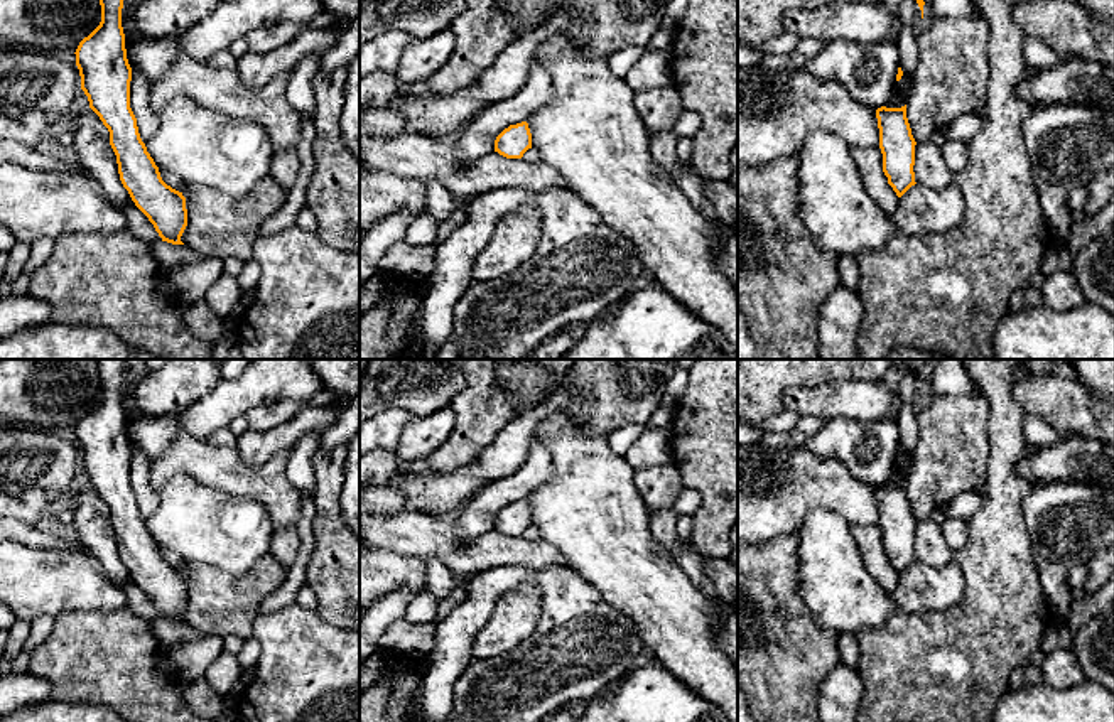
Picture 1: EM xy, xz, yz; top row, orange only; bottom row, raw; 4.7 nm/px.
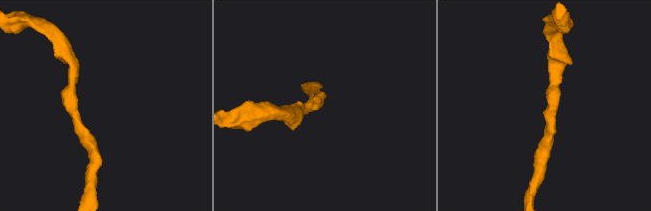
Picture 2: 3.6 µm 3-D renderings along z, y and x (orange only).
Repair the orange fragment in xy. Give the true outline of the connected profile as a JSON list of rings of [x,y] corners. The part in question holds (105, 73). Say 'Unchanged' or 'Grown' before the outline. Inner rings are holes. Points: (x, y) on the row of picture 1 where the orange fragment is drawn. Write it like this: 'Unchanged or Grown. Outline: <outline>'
Unchanged. Outline: [[[100,0],[101,22],[76,49],[81,89],[89,108],[110,132],[118,174],[135,206],[149,218],[162,241],[184,245],[186,197],[167,186],[140,138],[130,108],[132,67],[122,27],[123,0]]]

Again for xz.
Unchanged. Outline: [[[527,121],[510,125],[495,140],[495,152],[506,159],[522,159],[532,148],[532,133]]]

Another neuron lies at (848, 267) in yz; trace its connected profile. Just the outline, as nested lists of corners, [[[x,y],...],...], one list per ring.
[[[839,256],[837,258],[837,272],[841,277],[841,285],[857,290],[859,288],[859,265],[854,256]]]

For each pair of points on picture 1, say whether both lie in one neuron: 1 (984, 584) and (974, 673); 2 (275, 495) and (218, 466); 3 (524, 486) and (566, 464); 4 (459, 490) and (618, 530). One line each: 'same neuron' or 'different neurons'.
1: same neuron
2: same neuron
3: different neurons
4: different neurons

